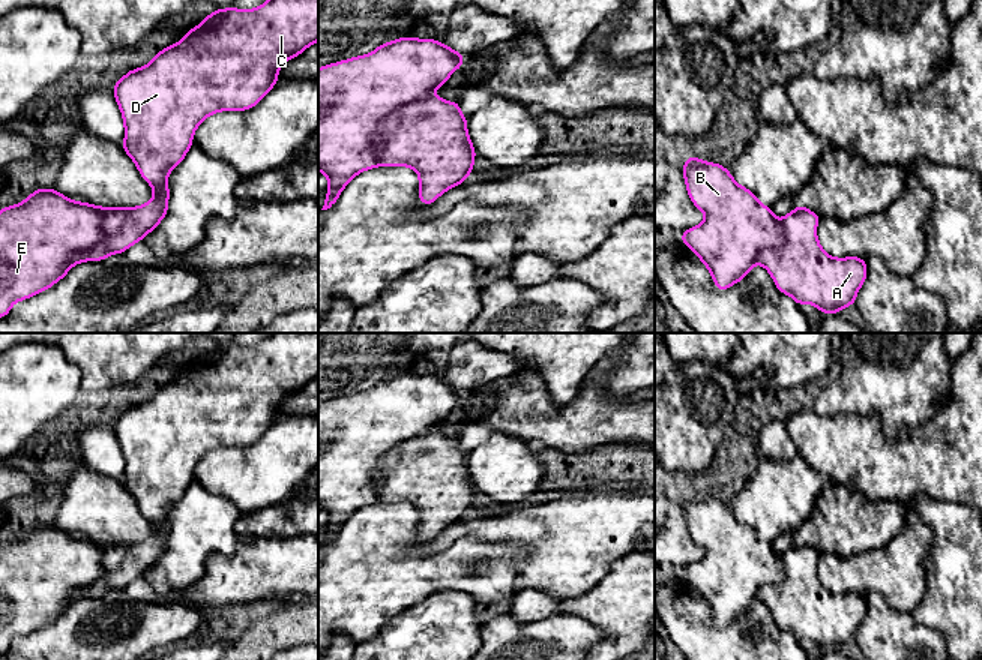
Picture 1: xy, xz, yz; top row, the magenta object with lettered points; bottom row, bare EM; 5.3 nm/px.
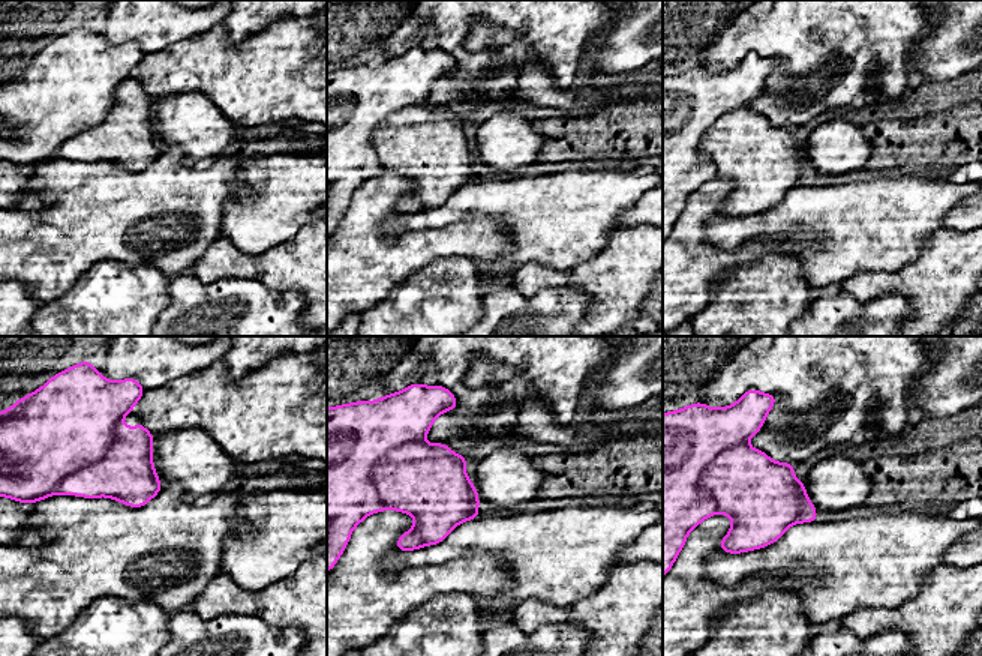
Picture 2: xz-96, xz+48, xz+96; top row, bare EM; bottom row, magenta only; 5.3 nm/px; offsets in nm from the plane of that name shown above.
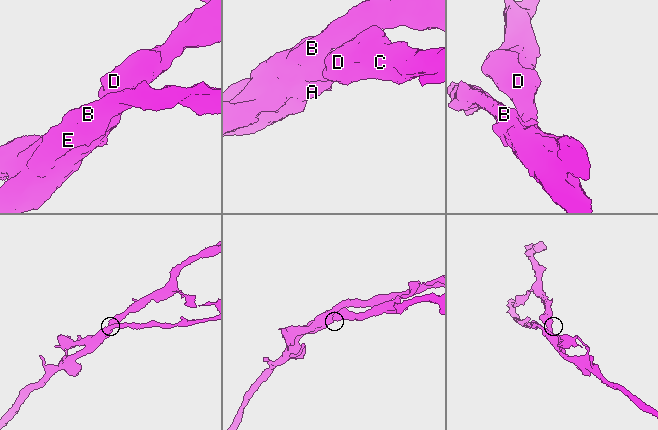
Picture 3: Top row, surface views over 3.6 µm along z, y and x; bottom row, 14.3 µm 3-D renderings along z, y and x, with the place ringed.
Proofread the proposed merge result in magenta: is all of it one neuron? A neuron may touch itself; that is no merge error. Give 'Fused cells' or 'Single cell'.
Fused cells

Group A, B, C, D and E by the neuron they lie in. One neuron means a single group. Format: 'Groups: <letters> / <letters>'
Groups: A C D / B E

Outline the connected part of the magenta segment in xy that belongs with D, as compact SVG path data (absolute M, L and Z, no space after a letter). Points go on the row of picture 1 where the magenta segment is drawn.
M269 0L249 10L216 9L180 42L158 51L147 66L122 76L113 86L125 124L122 148L155 195L138 207L98 207L104 238L90 252L80 254L75 264L123 254L155 230L168 212L167 177L191 148L197 126L218 111L246 111L255 106L278 82L279 68L317 40L318 0Z

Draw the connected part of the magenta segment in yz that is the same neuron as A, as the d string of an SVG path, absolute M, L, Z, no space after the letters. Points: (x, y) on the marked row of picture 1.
M797 206L779 220L784 243L763 249L758 264L770 273L778 291L791 296L799 306L811 303L823 315L839 314L856 304L856 294L866 279L866 262L857 256L827 255L815 234L818 220L817 213Z

